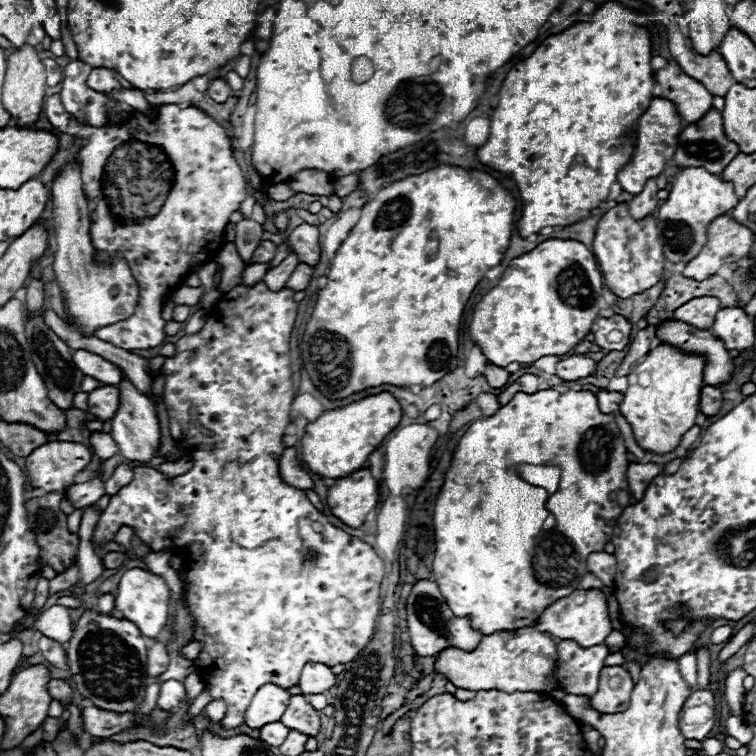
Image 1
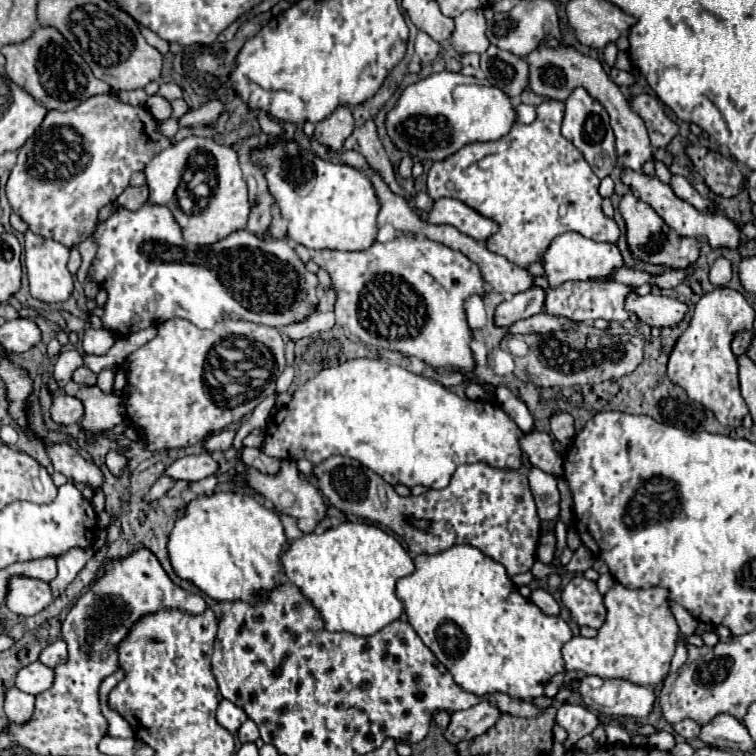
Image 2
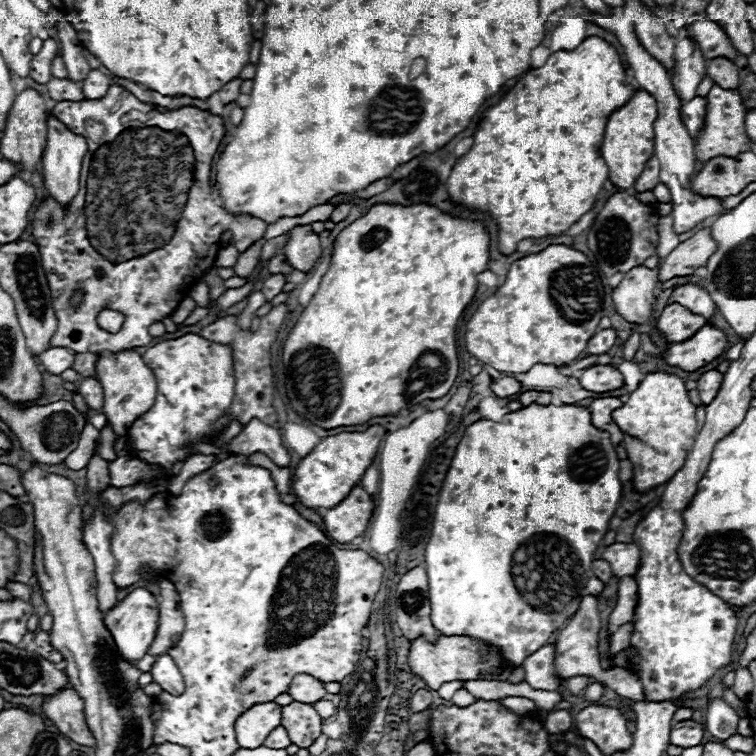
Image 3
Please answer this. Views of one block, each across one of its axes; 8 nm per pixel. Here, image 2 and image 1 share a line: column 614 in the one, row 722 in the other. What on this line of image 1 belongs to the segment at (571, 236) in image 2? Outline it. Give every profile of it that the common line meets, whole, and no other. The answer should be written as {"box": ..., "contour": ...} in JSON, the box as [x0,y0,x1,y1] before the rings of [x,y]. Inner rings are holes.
{"box":[244,684,292,728],"contour":[[[278,684],[262,686],[250,700],[244,722],[250,728],[262,728],[268,722],[280,720],[286,710],[286,702],[290,702],[290,698],[292,694]]]}

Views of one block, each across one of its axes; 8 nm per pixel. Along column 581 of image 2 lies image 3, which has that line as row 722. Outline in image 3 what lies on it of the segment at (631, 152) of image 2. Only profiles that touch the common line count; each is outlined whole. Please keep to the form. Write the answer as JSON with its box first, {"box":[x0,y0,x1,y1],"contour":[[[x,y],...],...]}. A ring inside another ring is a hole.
{"box":[42,688,96,746],"contour":[[[64,688],[54,696],[48,696],[42,704],[42,712],[54,726],[70,740],[82,746],[96,746],[92,732],[88,730],[86,716],[84,716],[84,700],[78,696],[74,688]]]}

